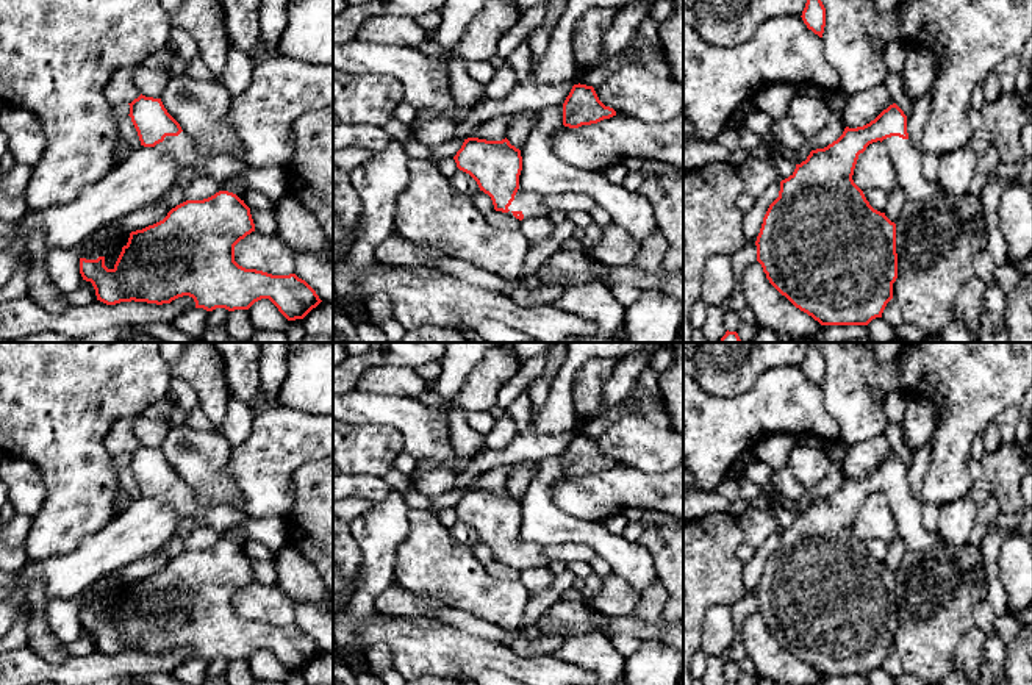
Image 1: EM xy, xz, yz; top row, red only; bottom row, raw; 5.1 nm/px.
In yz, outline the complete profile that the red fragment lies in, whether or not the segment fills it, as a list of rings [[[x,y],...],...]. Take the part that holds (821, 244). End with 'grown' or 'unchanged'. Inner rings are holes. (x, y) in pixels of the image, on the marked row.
[[[893,103],[869,124],[857,128],[846,127],[837,141],[812,150],[805,161],[796,164],[794,172],[780,181],[779,197],[769,205],[755,241],[757,261],[769,283],[821,325],[868,325],[873,319],[882,317],[887,303],[893,299],[893,283],[898,278],[896,224],[885,213],[874,210],[852,180],[858,155],[877,141],[888,149],[907,199],[926,200],[946,192],[937,178],[924,177],[923,152],[910,142],[907,116]]]; grown

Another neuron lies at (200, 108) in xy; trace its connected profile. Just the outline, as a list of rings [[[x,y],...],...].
[[[170,77],[159,99],[181,130],[202,142],[205,156],[230,155],[241,145],[227,122],[231,95],[220,83]]]

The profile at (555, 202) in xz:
[[[550,194],[543,195],[544,205],[550,211],[563,211],[564,214],[572,211],[591,213],[599,205],[586,194]]]

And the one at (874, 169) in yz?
[[[877,141],[869,144],[858,155],[852,180],[862,191],[876,188],[890,194],[899,186],[896,169],[883,142]]]

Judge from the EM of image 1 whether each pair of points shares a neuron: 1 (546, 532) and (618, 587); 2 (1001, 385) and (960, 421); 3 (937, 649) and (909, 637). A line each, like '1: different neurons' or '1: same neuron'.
1: different neurons
2: same neuron
3: same neuron

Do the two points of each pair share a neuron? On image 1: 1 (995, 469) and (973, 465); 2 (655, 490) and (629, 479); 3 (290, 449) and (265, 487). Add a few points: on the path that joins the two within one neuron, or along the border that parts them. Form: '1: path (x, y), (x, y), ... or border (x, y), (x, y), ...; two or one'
1: border (979, 460), (985, 477); two
2: path (649, 490), (640, 490), (635, 485); one
3: path (280, 459), (265, 477); one

